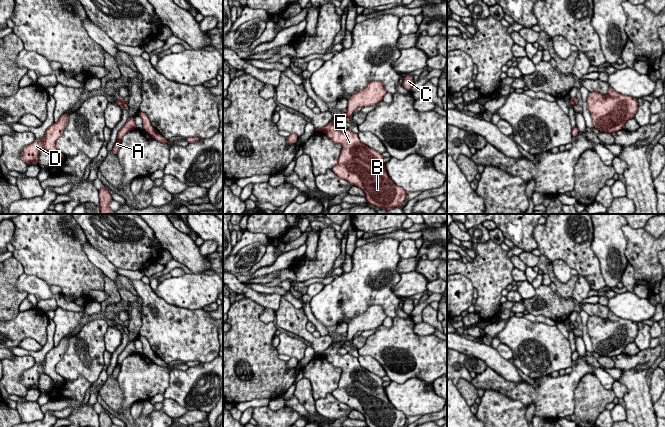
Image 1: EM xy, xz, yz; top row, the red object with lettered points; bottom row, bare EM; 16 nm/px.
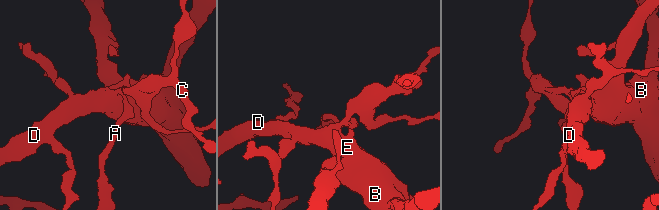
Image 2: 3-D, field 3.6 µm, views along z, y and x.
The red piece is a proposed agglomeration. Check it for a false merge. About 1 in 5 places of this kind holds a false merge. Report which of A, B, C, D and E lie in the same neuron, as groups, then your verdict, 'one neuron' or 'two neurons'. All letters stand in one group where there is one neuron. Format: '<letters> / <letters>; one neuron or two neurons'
A / B C D E; two neurons

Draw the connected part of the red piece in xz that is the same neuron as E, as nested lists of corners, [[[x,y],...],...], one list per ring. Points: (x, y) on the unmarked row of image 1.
[[[372,305],[363,315],[348,323],[347,336],[342,341],[332,343],[323,352],[315,352],[315,356],[324,355],[334,367],[342,370],[338,387],[332,395],[339,402],[361,412],[368,427],[404,427],[407,416],[389,401],[382,378],[364,369],[357,357],[340,355],[339,350],[345,341],[353,340],[358,331],[377,328],[386,317],[381,306]]]

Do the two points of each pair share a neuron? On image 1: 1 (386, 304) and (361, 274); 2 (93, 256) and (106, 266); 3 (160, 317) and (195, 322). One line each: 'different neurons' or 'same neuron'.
1: same neuron
2: same neuron
3: same neuron

